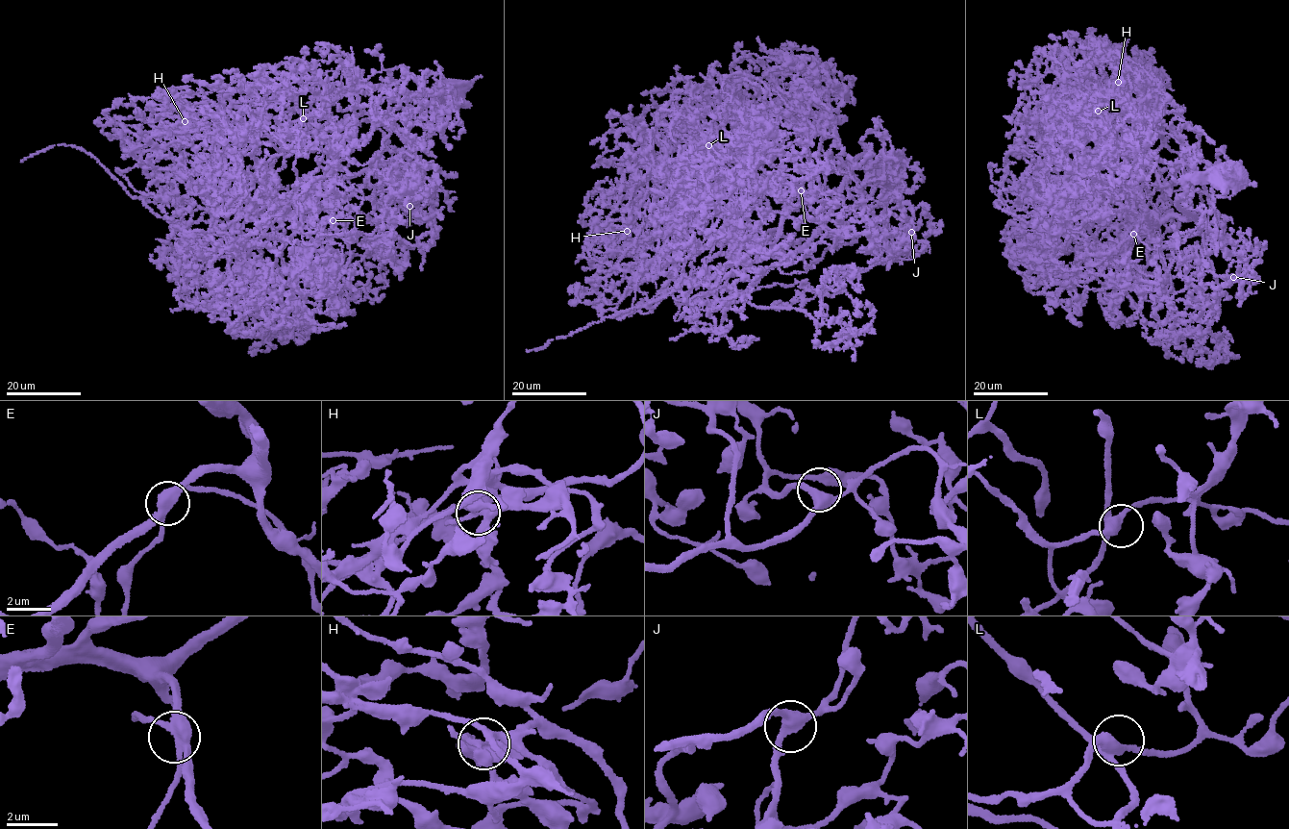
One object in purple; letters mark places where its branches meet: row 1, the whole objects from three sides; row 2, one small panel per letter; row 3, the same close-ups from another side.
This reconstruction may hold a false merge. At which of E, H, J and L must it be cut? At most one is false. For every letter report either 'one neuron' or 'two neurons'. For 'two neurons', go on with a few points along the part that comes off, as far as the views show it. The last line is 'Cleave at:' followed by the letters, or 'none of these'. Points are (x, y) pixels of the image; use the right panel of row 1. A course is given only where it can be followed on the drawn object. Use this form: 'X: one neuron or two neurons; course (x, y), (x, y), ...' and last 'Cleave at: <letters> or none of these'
E: one neuron
H: one neuron
J: one neuron
L: one neuron
Cleave at: none of these

